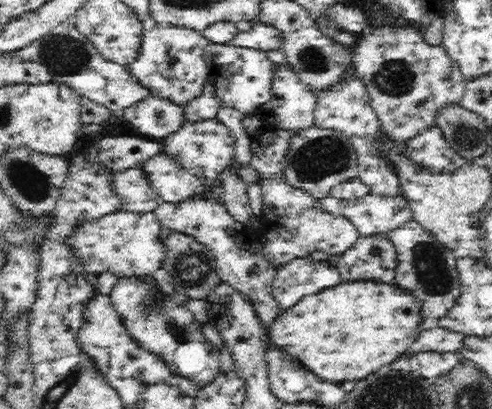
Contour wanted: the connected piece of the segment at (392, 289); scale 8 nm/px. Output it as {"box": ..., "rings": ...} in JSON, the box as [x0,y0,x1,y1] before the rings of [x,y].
{"box":[263,282,420,384],"rings":[[[350,282],[336,288],[326,288],[324,292],[304,296],[295,306],[280,310],[278,317],[266,326],[263,346],[266,349],[278,348],[304,364],[316,378],[324,382],[342,384],[348,380],[362,380],[374,370],[394,362],[414,340],[420,330],[418,302],[396,286],[376,284],[376,282]]]}

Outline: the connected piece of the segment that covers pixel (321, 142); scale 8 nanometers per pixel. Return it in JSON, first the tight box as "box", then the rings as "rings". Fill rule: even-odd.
{"box":[285,125,358,199],"rings":[[[314,125],[302,128],[293,133],[290,146],[285,156],[285,173],[294,186],[308,190],[310,194],[318,199],[331,196],[331,190],[340,183],[358,179],[357,150],[353,147],[351,140],[340,131],[321,129]]]}

